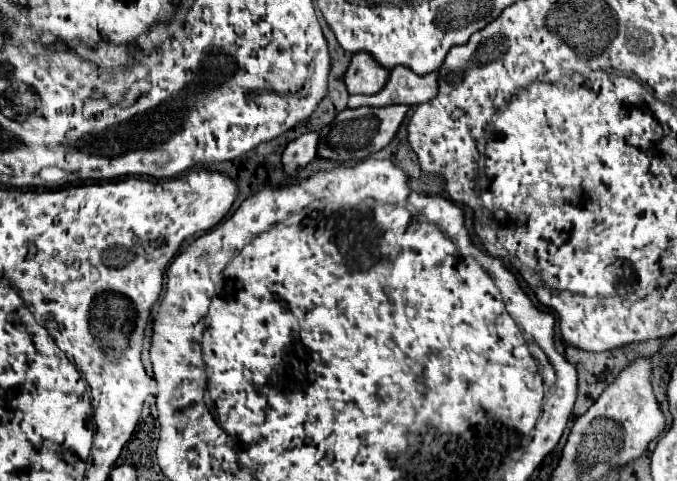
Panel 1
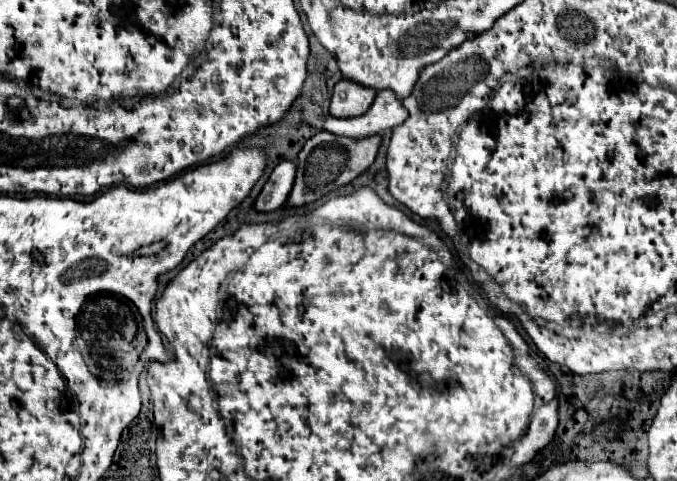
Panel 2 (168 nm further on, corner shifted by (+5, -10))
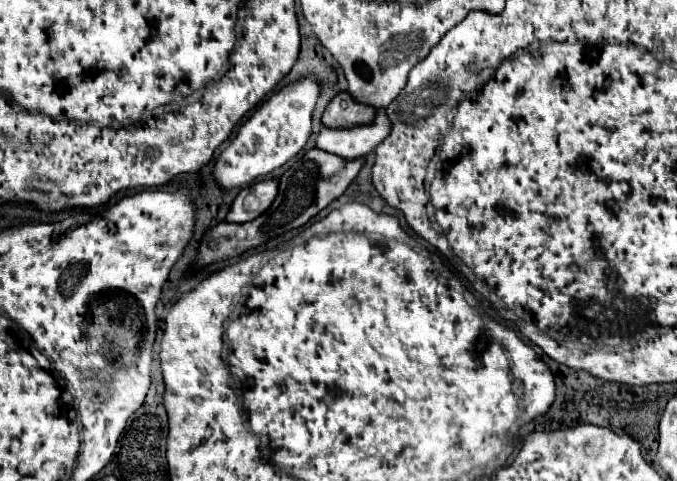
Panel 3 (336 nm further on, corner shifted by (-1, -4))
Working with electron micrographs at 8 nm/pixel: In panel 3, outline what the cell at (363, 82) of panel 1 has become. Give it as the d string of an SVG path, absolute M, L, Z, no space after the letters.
M339 92L327 106L323 114L323 124L331 128L345 128L353 124L367 124L373 122L375 108L361 104L359 100L353 100L347 92Z

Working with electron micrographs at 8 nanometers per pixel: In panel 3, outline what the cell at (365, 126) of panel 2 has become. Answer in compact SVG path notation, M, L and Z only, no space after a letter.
M379 108L373 124L359 124L353 128L323 126L317 136L317 148L353 160L375 150L385 140L385 136L389 136L389 118L385 108Z

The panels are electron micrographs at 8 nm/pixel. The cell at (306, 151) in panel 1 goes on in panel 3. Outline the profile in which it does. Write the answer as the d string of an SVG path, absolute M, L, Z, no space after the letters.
M277 178L261 180L243 188L227 214L227 222L243 224L255 220L257 216L261 216L261 212L265 212L271 206L271 202L277 198L277 192L279 192Z

